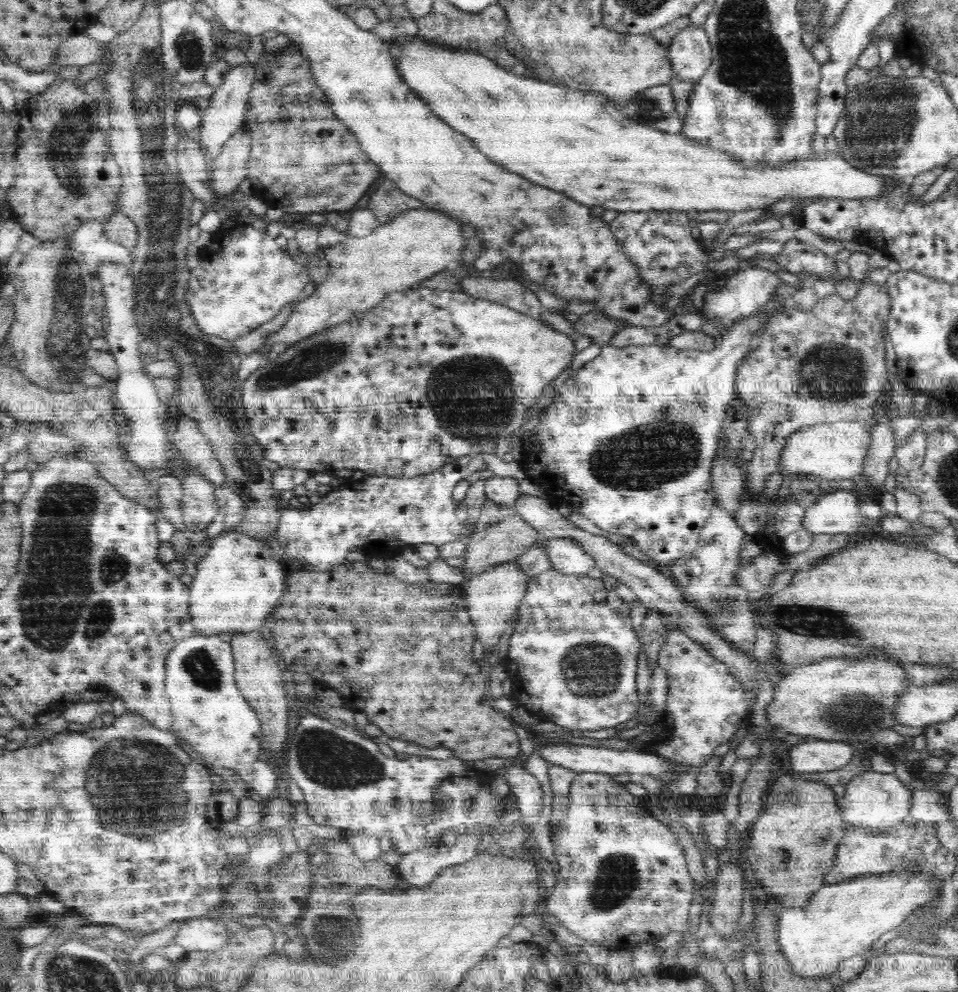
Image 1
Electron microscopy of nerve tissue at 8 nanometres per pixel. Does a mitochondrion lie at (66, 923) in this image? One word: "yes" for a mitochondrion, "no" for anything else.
no

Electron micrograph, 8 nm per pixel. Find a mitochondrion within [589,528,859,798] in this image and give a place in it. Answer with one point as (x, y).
(726, 606)

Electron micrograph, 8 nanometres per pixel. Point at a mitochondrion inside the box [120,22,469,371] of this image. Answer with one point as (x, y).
(188, 47)

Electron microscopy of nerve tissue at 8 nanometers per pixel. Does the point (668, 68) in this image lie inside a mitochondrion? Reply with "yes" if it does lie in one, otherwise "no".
no

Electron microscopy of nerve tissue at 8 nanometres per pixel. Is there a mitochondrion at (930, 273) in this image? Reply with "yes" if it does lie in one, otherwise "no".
no

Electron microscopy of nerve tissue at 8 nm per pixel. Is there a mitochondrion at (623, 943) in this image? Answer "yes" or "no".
no

